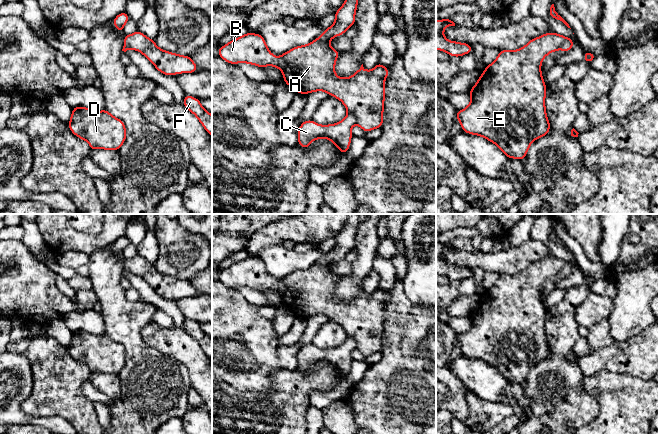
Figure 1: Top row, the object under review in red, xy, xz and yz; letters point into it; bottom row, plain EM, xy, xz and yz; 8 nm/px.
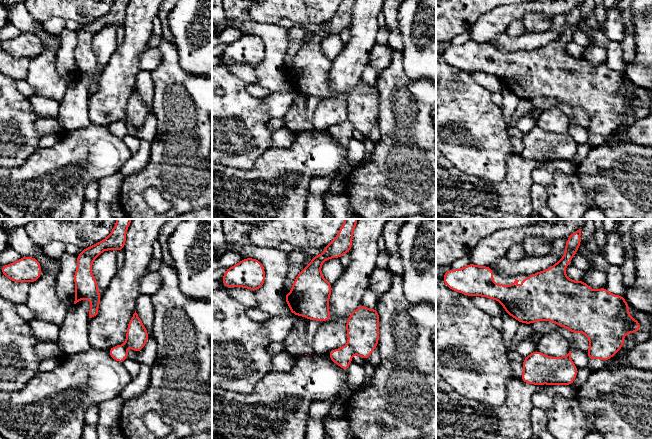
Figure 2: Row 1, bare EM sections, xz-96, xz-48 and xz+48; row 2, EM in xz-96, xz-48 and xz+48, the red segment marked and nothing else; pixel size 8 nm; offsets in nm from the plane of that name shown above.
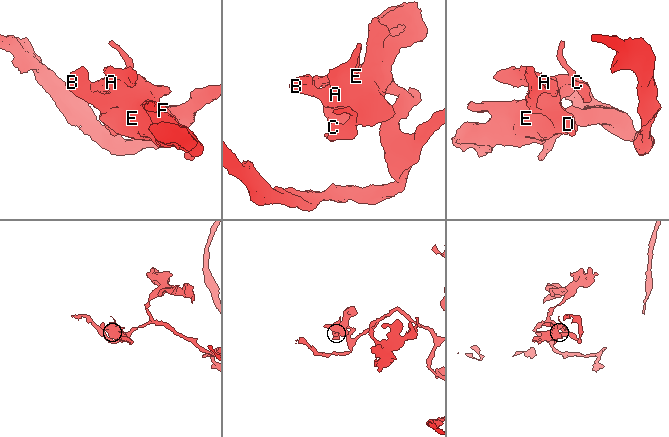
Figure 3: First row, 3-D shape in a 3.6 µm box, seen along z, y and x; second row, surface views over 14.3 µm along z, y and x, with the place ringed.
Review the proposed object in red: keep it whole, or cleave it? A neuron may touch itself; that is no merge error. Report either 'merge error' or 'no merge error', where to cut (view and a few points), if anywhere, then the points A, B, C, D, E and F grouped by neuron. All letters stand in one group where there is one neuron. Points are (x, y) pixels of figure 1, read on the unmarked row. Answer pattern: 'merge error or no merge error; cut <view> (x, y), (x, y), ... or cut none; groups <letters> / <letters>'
merge error; cut xz (348, 336), (355, 341), (356, 347); groups A B D E F / C

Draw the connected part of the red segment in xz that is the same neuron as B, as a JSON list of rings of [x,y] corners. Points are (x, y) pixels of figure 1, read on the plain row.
[[[348,214],[343,229],[335,236],[335,246],[323,258],[307,269],[296,270],[291,274],[275,281],[268,273],[261,258],[247,256],[245,259],[233,263],[217,274],[217,278],[230,288],[248,287],[258,291],[274,290],[283,297],[284,307],[292,311],[296,317],[308,318],[324,315],[339,323],[348,337],[356,341],[356,348],[367,357],[373,353],[382,352],[385,324],[385,303],[389,299],[386,290],[377,287],[371,294],[364,293],[363,288],[357,296],[350,301],[340,302],[335,298],[335,287],[340,275],[334,274],[329,265],[336,260],[344,259],[345,255],[354,250],[359,214]]]

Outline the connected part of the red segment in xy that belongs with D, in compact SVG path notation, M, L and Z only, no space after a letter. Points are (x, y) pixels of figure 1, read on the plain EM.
M83 330L73 331L71 343L67 348L74 359L89 367L92 375L96 373L118 375L126 364L124 346L112 340L107 333L94 335Z

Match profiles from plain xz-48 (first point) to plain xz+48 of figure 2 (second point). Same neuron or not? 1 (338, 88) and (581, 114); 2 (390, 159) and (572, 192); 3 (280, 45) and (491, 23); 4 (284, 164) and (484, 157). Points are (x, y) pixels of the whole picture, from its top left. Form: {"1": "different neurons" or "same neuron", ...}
{"1": "different neurons", "2": "different neurons", "3": "different neurons", "4": "different neurons"}

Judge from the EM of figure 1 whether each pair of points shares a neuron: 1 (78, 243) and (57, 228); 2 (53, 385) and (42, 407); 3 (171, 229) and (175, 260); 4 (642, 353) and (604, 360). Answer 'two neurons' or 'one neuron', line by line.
1: one neuron
2: one neuron
3: one neuron
4: one neuron

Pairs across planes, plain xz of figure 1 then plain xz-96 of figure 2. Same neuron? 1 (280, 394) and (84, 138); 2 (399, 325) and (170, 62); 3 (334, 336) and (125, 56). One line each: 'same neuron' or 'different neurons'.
1: same neuron
2: same neuron
3: same neuron

